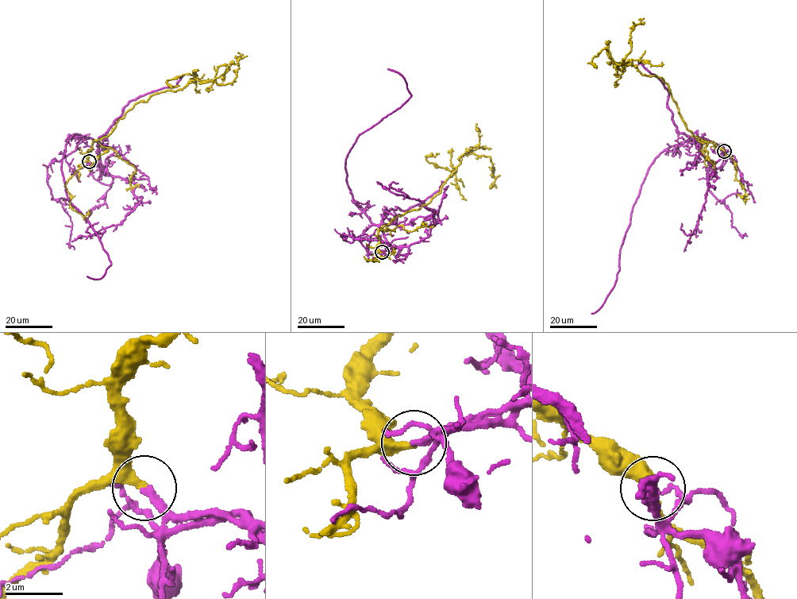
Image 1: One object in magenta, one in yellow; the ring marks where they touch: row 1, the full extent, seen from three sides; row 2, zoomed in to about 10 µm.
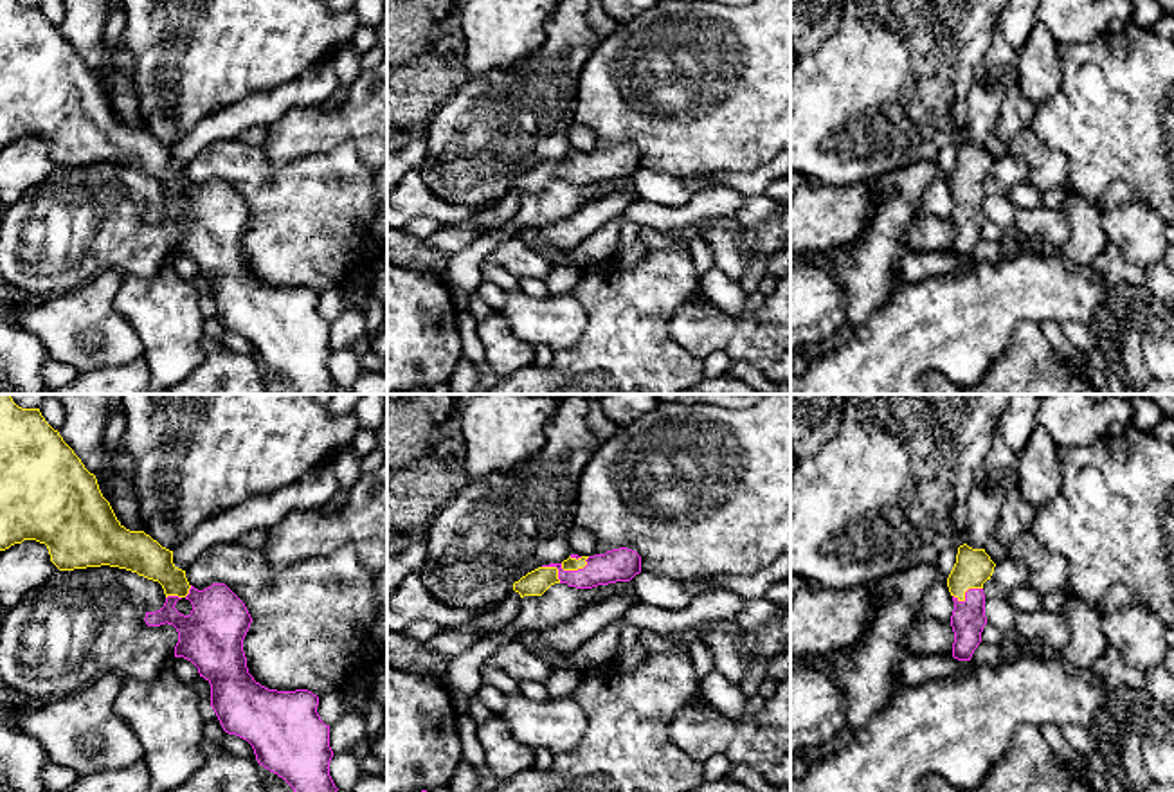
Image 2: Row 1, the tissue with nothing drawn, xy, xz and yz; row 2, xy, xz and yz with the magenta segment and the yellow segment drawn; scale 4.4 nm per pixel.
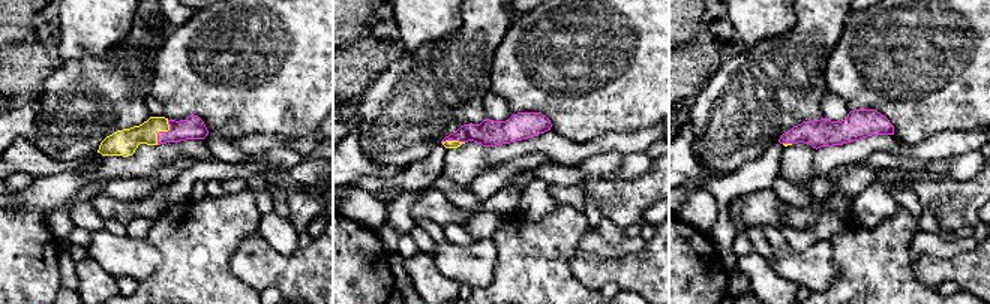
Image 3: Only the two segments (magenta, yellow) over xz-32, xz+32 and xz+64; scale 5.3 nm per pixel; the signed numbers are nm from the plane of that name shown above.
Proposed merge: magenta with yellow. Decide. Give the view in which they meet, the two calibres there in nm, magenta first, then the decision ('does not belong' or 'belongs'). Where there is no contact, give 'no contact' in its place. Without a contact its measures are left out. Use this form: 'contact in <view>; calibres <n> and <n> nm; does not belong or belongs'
contact in xz; calibres 150 and 60 nm; does not belong

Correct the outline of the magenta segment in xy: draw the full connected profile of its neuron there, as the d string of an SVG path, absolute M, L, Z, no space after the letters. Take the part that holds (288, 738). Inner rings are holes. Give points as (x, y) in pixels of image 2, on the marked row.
M212 583L203 590L191 585L185 596L193 605L189 616L175 608L178 599L182 598L167 596L160 610L146 612L144 621L148 626L167 623L176 628L175 657L191 661L200 677L211 684L211 707L223 731L247 740L257 763L283 778L294 792L337 792L339 788L330 776L333 758L330 725L317 713L319 697L308 689L268 689L248 673L243 639L252 617L245 603L225 583Z

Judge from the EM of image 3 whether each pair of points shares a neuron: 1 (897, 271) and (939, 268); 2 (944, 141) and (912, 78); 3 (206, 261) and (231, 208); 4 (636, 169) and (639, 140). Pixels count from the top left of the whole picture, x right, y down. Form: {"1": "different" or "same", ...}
{"1": "different", "2": "different", "3": "same", "4": "different"}

